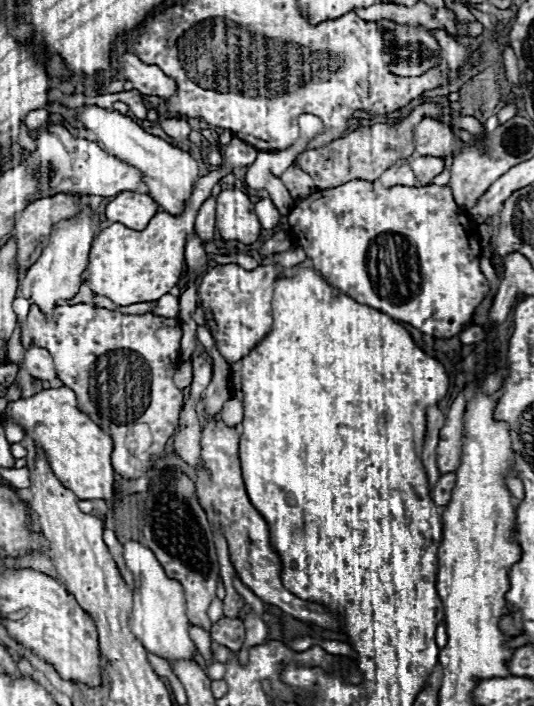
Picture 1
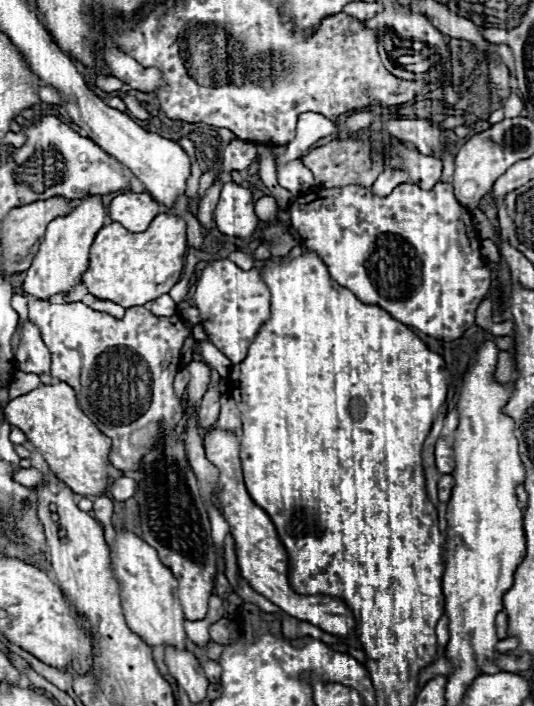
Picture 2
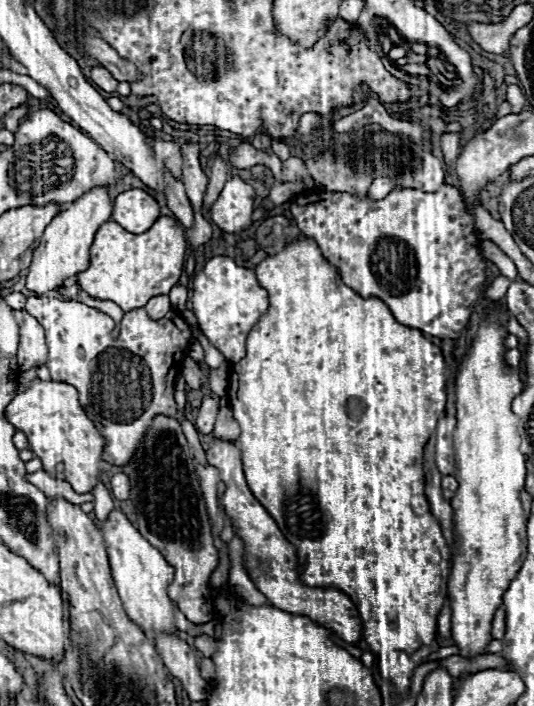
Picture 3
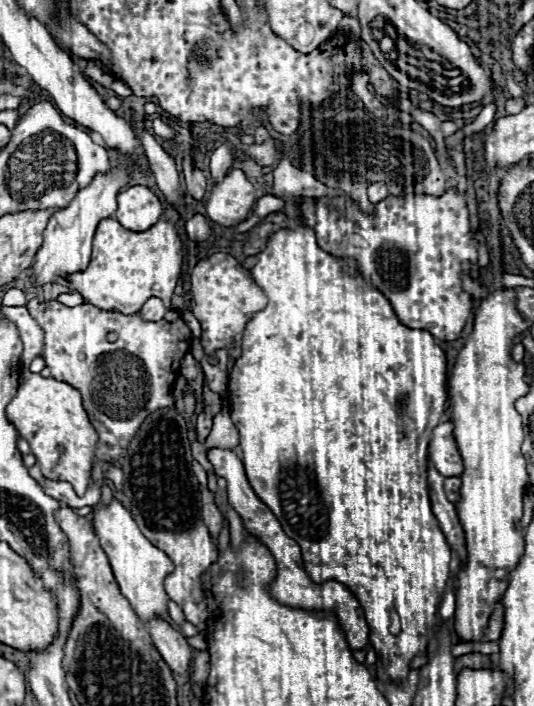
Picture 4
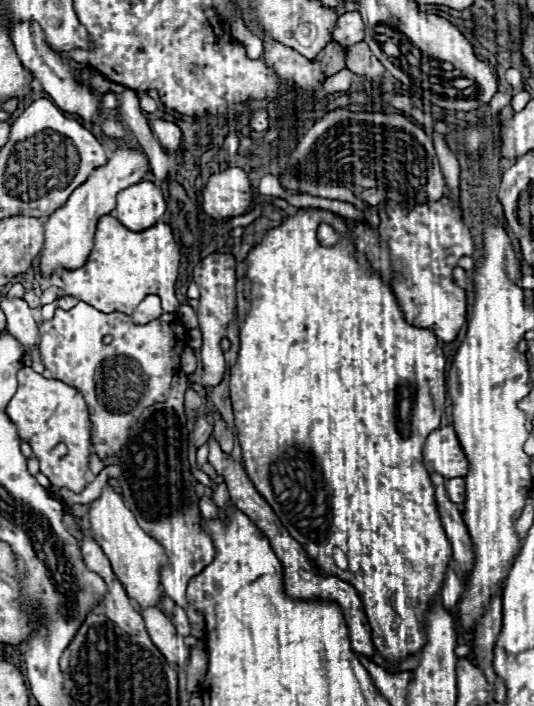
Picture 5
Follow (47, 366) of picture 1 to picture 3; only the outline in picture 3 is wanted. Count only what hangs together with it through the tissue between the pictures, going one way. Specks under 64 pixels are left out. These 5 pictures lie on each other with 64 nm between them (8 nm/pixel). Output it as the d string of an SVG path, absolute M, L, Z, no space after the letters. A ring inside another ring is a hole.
M14 310L14 318L20 324L20 348L18 348L18 364L22 370L30 370L30 366L46 364L46 342L44 328L26 312Z

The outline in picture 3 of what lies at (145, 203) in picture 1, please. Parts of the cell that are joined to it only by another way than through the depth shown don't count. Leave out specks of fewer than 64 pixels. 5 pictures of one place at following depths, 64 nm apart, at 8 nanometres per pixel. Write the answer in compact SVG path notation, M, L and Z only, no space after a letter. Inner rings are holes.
M132 188L116 196L112 220L128 232L146 232L160 218L160 206L154 196L142 188Z

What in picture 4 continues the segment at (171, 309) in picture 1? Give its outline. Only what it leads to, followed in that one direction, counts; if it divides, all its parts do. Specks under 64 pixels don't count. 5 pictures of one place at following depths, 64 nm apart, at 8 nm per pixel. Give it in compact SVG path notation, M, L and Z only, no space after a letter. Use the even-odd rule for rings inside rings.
M148 298L144 302L144 306L138 310L138 316L142 320L162 320L164 314L166 314L166 308L164 308L162 300L158 300L158 298Z

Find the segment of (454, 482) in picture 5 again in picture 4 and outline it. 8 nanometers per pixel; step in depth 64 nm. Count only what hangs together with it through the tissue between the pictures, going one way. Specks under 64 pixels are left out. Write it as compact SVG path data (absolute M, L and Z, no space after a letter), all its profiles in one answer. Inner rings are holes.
M456 476L444 480L444 490L446 490L446 496L448 496L450 502L456 502L458 492L460 492L460 484L462 484L462 482L460 482L460 478L456 478Z

